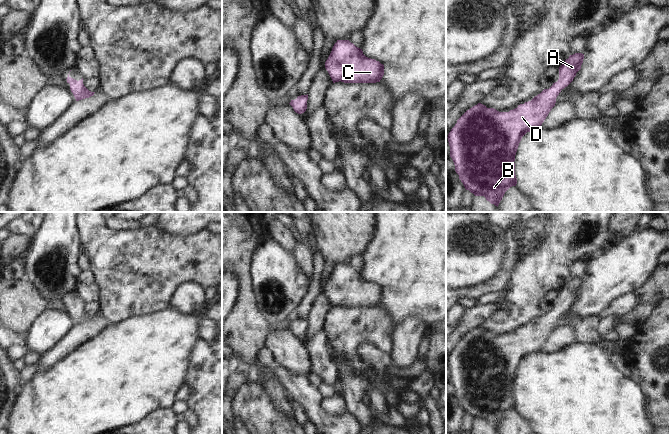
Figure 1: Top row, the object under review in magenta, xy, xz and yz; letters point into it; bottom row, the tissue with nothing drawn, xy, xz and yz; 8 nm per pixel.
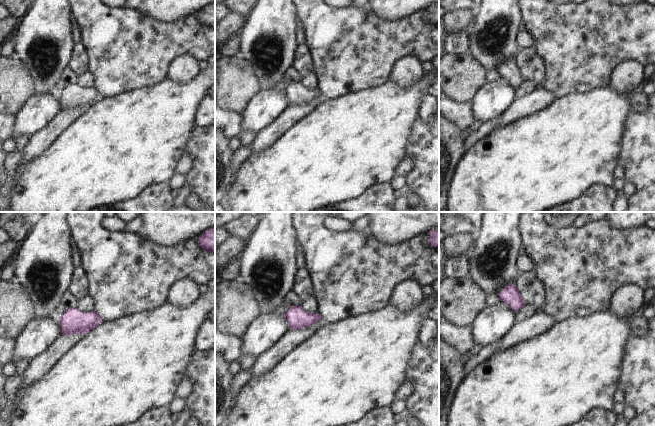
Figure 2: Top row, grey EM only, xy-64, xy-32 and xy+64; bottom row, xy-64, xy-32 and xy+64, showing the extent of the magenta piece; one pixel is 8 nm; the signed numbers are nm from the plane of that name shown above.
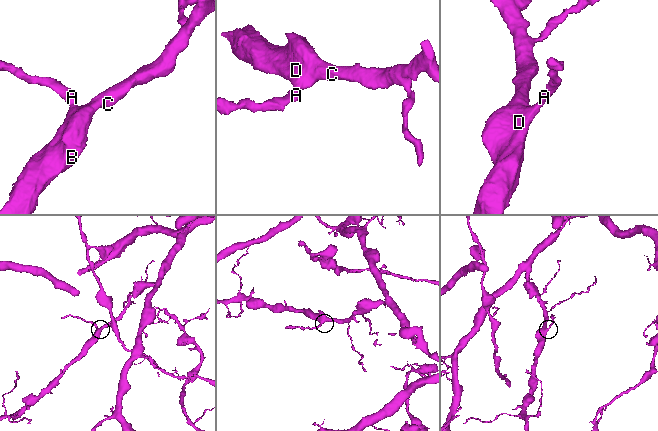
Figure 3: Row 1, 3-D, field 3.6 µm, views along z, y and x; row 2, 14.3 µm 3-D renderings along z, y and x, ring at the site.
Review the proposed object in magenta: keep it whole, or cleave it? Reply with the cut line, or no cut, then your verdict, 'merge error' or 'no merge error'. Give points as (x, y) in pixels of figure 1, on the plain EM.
cut none; no merge error

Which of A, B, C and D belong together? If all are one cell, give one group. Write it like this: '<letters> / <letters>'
A B C D

